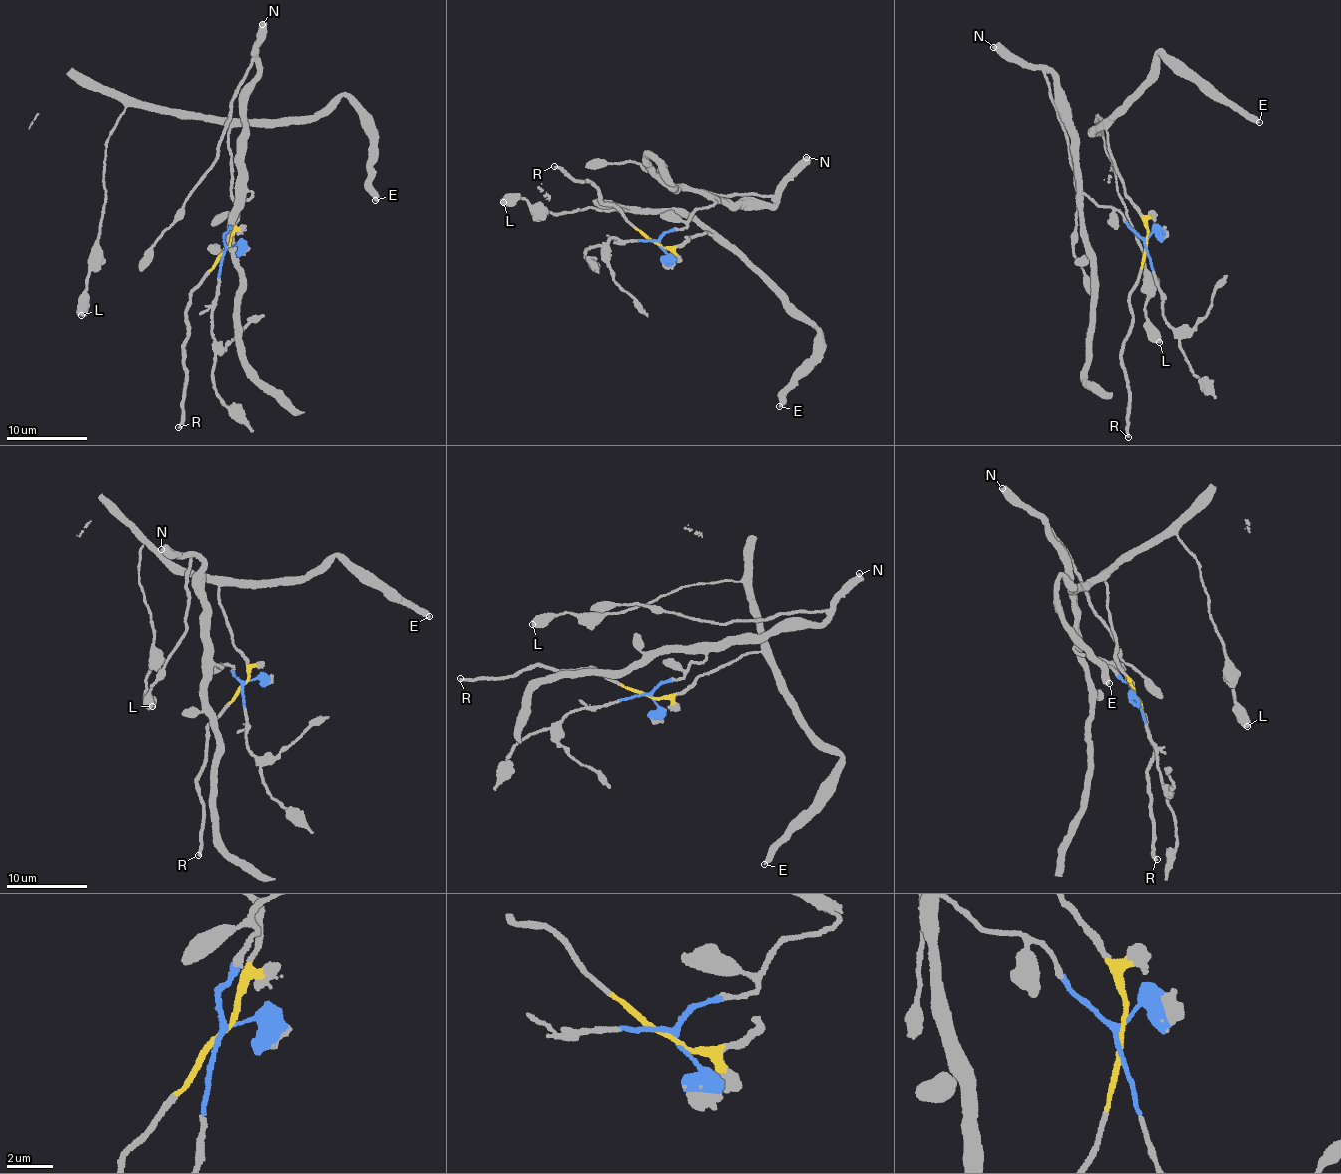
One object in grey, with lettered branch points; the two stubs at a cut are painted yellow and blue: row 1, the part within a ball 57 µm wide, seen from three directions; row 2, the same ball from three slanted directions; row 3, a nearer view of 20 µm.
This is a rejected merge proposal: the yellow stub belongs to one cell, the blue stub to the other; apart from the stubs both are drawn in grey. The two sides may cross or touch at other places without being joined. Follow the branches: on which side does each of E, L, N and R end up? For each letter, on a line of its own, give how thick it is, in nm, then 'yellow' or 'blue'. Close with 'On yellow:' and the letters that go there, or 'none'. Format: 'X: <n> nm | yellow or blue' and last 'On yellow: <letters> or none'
E: 400 nm | yellow
L: 750 nm | yellow
N: 550 nm | blue
R: 280 nm | yellow
On yellow: E, L, R

